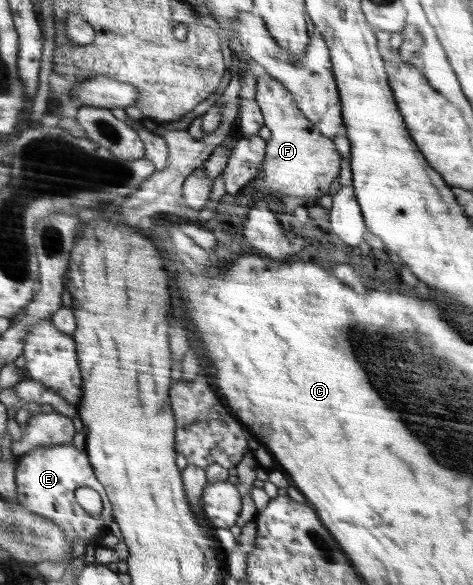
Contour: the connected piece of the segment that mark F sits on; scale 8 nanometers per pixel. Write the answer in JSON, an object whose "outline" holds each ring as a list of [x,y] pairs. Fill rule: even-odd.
{"outline":[[[263,74],[258,77],[255,100],[271,136],[267,140],[262,169],[247,186],[278,198],[280,195],[302,197],[308,199],[309,204],[328,195],[328,188],[339,177],[341,169],[341,156],[332,139],[321,134],[319,128],[300,111],[291,93],[271,75]]]}

